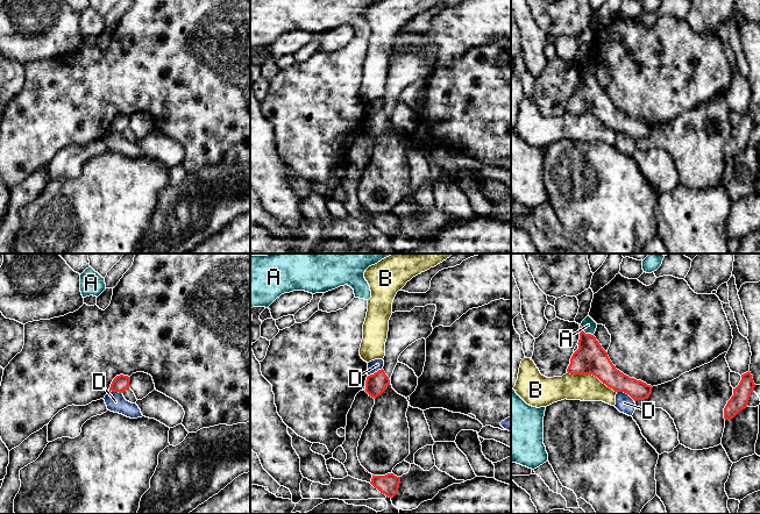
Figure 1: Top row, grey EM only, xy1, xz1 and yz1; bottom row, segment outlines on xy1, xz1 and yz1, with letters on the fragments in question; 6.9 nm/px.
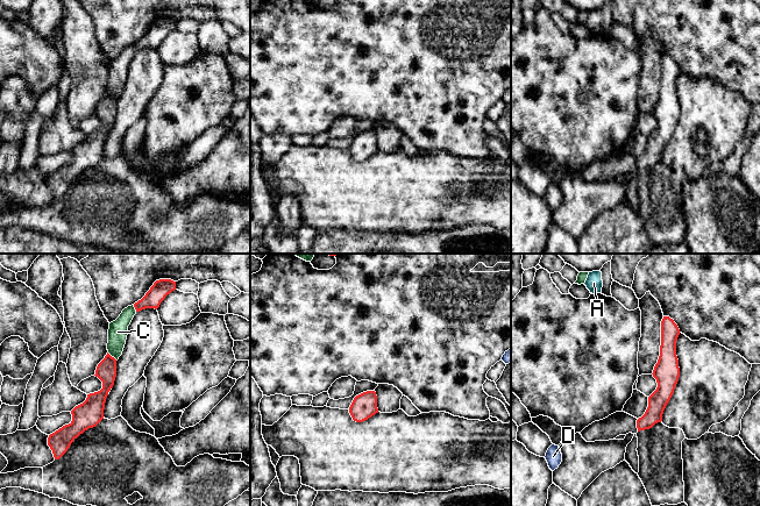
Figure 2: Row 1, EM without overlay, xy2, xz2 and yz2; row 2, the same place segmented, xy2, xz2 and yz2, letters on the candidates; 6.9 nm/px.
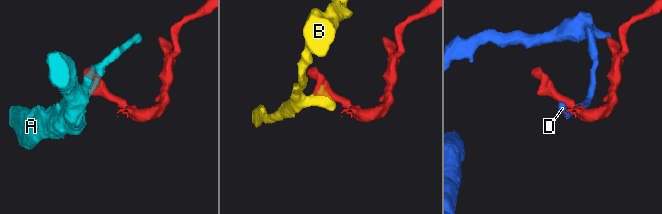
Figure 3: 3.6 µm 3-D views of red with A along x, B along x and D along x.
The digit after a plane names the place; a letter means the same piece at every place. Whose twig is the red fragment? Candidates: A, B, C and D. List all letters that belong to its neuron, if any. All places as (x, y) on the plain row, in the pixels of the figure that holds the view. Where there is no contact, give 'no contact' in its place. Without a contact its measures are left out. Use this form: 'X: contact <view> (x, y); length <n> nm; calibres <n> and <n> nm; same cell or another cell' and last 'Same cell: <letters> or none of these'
A: contact yz1 (584, 72); length 120 nm; calibres 220 and 100 nm; another cell
B: contact yz1 (592, 114); length 380 nm; calibres 220 and 190 nm; another cell
C: contact xy2 (111, 95); length 90 nm; calibres 140 and 140 nm; same cell
D: contact yz1 (626, 133); length 140 nm; calibres 150 and 120 nm; another cell
Same cell: C

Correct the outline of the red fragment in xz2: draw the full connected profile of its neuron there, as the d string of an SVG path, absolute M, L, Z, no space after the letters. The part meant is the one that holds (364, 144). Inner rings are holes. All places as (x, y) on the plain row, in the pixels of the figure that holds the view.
M367 130L356 135L349 147L349 152L356 162L363 162L378 152L376 131Z

